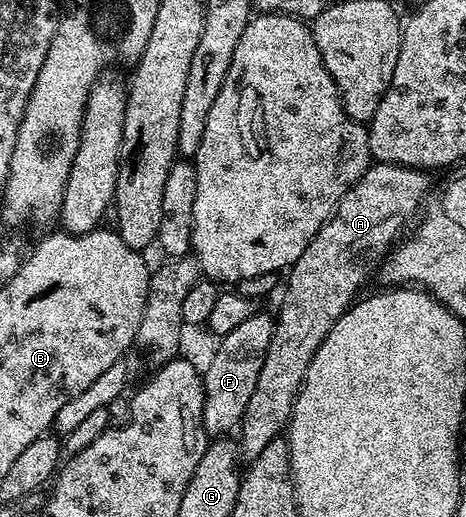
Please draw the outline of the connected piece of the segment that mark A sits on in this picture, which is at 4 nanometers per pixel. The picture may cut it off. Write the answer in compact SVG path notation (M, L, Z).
M385 162L369 165L368 171L340 197L332 217L316 233L314 240L306 244L306 252L302 252L287 271L288 283L282 286L284 299L280 302L280 311L274 314L272 343L238 427L241 459L256 458L266 444L287 431L300 386L310 368L310 360L314 360L314 352L318 352L337 318L342 317L361 293L360 285L371 274L373 277L389 250L401 241L408 221L421 213L430 194L428 178L425 171L409 166Z

